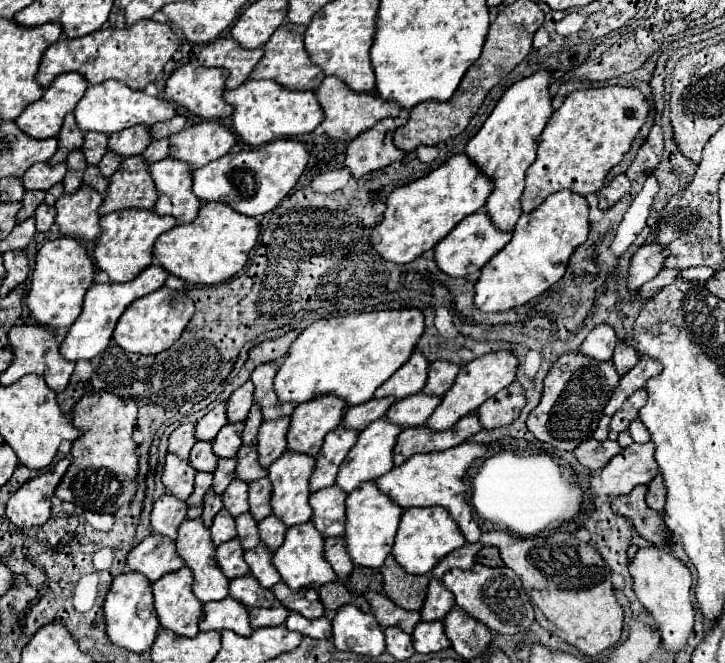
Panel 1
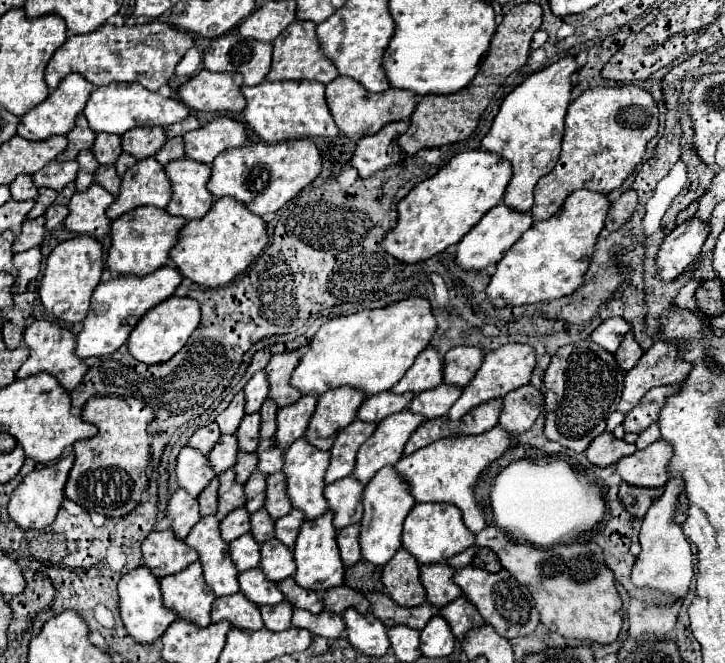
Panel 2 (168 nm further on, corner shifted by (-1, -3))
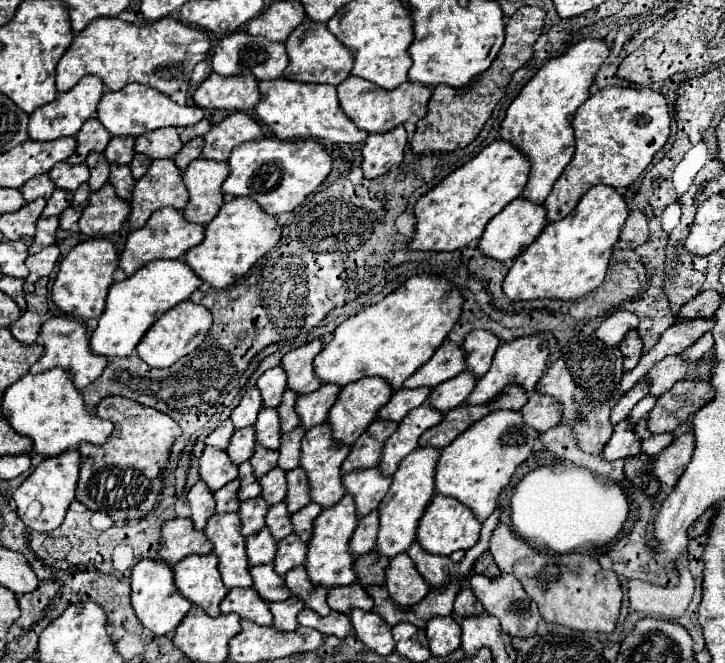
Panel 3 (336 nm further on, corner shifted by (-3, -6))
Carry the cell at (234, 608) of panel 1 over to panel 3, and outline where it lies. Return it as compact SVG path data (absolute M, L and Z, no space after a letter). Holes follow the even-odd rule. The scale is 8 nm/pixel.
M233 588L221 602L221 612L229 614L235 612L241 618L253 620L261 626L273 624L273 614L269 604L255 592L255 588Z

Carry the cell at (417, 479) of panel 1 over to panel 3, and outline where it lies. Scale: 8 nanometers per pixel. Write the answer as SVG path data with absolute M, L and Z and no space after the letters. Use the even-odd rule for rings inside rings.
M519 410L491 412L489 416L473 424L473 428L467 428L459 436L459 440L449 444L449 448L441 450L435 474L437 492L461 500L483 522L495 510L497 498L501 490L509 484L517 466L525 462L527 456L533 452L537 436L539 432L523 422Z

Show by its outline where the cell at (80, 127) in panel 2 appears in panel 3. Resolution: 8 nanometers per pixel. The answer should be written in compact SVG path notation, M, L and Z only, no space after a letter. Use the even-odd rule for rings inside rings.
M89 118L81 132L77 134L77 150L73 156L69 156L69 164L81 164L85 162L89 152L103 152L111 140L111 134L105 132L101 122L97 118Z

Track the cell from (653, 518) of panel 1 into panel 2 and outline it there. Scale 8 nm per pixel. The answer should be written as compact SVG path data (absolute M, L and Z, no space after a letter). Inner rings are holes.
M621 483L621 487L619 487L619 499L621 499L625 511L639 519L647 513L651 503L661 497L661 493L663 493L661 487L645 489L645 487L633 487L627 483Z

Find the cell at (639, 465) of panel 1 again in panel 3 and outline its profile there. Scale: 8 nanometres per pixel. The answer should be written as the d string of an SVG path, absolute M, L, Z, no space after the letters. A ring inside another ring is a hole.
M693 434L679 436L669 448L665 448L659 456L655 456L651 474L655 474L661 484L673 488L681 478L681 474L685 472L687 464L691 462L693 452L695 452Z

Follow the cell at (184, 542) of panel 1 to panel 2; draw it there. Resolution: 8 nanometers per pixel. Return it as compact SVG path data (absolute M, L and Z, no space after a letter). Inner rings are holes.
M215 515L201 517L199 523L189 531L185 543L199 553L205 583L211 587L215 597L227 597L239 591L239 573L231 563L227 543L219 535L219 521Z

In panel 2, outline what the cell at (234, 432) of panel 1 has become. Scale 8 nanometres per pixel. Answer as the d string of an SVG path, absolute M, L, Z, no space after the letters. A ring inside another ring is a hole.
M259 413L245 415L237 433L235 433L235 437L239 441L239 451L253 453L255 445L259 443Z

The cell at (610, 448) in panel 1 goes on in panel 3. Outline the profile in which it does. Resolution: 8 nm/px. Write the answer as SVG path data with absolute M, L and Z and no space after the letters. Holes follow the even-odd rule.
M625 418L615 426L609 446L605 446L603 450L603 456L605 460L619 460L619 458L635 456L639 452L641 452L641 438L635 434L633 424Z

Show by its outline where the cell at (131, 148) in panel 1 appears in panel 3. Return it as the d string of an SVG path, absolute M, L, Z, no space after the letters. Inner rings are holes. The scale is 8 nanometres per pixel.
M161 128L155 132L147 132L145 136L139 136L135 144L135 152L141 152L151 160L173 158L177 152L181 152L181 148L183 142L177 134L177 128Z

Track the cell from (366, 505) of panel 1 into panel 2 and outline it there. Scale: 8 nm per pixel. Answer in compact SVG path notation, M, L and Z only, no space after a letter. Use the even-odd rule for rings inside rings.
M383 467L375 473L375 477L365 485L363 489L363 519L361 519L361 531L359 531L359 545L361 545L361 557L373 565L385 565L395 551L401 547L401 527L415 505L415 499L411 497L407 483L395 473L393 467Z

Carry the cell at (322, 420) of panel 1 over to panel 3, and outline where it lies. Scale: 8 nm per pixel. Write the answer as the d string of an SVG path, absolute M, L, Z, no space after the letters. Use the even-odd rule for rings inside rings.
M369 376L369 380L357 380L357 384L349 384L349 388L343 388L337 402L333 404L329 412L329 424L333 428L333 438L341 444L353 444L377 418L379 408L389 402L393 396L393 388L389 388L387 380L381 380L377 376Z

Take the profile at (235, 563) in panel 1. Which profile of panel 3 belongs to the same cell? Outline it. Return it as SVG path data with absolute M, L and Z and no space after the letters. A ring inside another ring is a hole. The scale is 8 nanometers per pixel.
M267 526L261 528L261 532L247 536L249 566L273 562L275 554L277 554L277 540L271 536L271 532L269 532Z

